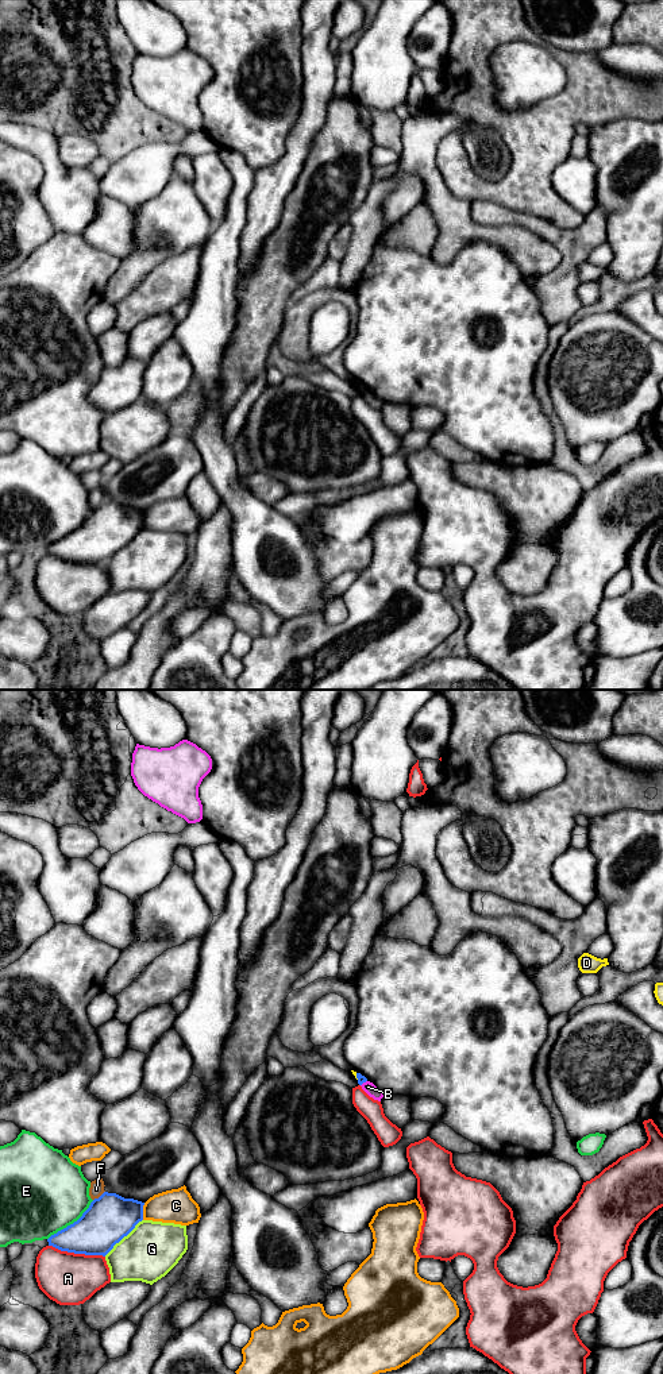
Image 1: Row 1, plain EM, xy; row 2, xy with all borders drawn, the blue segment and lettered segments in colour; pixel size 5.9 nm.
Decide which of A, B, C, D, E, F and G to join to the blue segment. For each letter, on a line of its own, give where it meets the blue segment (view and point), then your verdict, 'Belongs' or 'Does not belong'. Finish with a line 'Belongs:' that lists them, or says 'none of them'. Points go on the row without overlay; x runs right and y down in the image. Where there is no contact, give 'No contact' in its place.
A: Touches blue at xy (77, 562). Does not belong
B: Touches blue at xy (363, 390). Does not belong
C: Touches blue at xy (142, 520). Does not belong
D: Touches blue at xy (357, 385). Does not belong
E: Touches blue at xy (73, 532). Does not belong
F: Touches blue at xy (100, 505). Does not belong
G: Touches blue at xy (123, 545). Does not belong
Belongs: none of them

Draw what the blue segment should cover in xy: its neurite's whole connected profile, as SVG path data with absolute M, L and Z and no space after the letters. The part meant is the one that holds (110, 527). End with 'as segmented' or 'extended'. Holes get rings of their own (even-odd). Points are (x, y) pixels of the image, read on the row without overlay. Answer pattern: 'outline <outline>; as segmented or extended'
outline M104 501L82 525L51 544L47 551L61 560L105 566L143 529L144 512Z; as segmented

